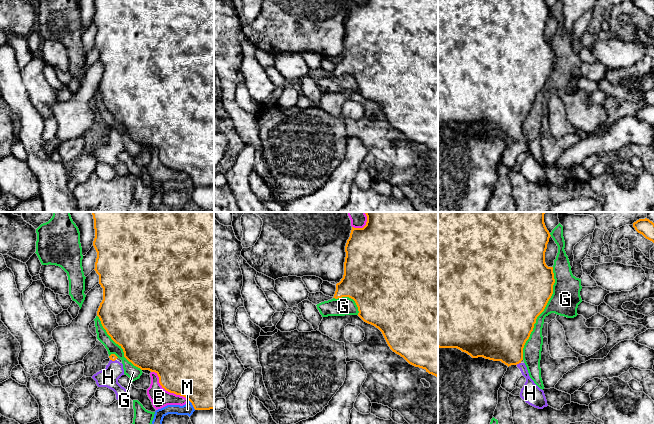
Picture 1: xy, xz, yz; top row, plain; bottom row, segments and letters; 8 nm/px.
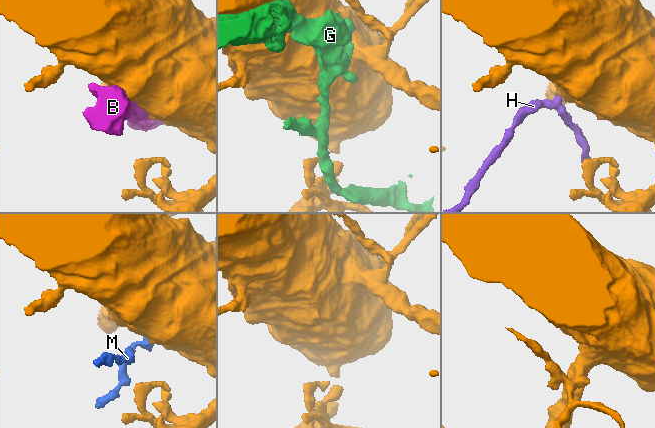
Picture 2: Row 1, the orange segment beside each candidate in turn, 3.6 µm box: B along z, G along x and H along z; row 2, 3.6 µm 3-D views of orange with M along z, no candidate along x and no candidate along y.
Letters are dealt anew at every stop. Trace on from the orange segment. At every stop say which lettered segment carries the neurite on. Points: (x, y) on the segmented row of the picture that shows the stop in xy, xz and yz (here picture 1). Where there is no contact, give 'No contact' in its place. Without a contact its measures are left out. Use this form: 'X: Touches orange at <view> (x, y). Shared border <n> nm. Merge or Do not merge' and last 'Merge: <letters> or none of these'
B: Touches orange at xy (167, 390). Shared border 400 nm. Do not merge
G: Touches orange at yz (541, 312). Shared border 800 nm. Do not merge
H: Touches orange at yz (518, 363). Shared border 40 nm. Merge
M: Touches orange at xy (192, 404). Shared border 90 nm. Do not merge
Merge: H

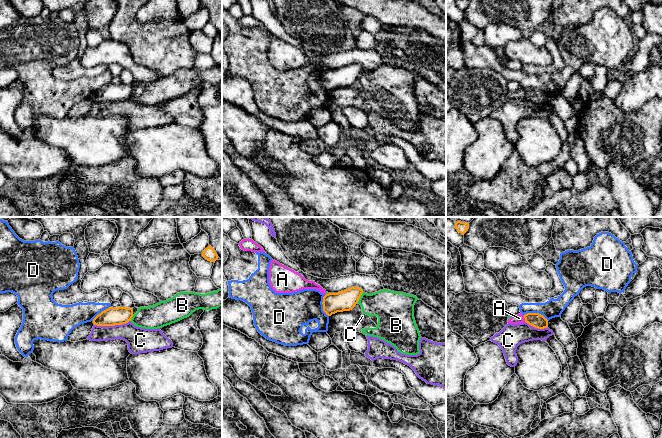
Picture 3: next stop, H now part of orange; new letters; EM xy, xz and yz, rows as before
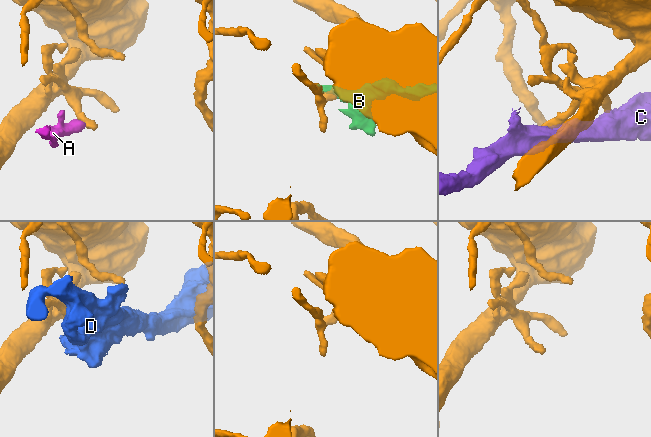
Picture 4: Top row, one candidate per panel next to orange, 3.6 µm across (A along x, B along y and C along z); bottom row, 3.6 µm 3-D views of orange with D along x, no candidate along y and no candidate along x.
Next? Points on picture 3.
A: Touches orange at yz (524, 317). Shared border 60 nm. Do not merge
B: Touches orange at xz (360, 296). Shared border 100 nm. Do not merge
C: Touches orange at xy (112, 325). Shared border 300 nm. Do not merge
D: Touches orange at yz (536, 313). Shared border 200 nm. Do not merge
Merge: none of these

